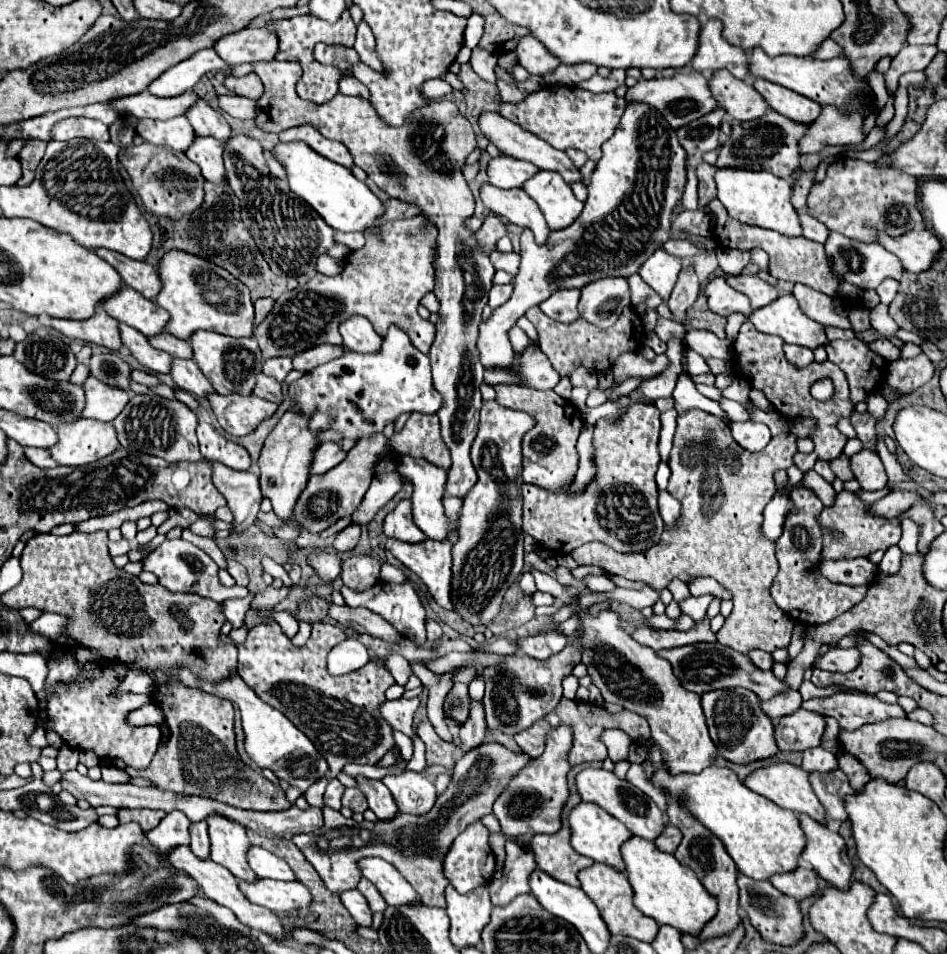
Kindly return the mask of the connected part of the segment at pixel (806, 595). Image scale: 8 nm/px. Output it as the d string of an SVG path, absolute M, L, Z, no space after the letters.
M804 484L792 490L792 502L796 504L796 510L786 520L784 532L776 542L776 558L778 558L780 570L776 574L770 592L774 602L782 606L784 612L794 616L798 622L804 622L808 626L818 626L818 624L830 622L832 618L840 616L842 612L862 602L866 596L868 584L846 586L846 584L830 582L822 574L816 574L820 566L820 554L822 554L822 528L818 524L818 516L824 506L818 500L818 496Z

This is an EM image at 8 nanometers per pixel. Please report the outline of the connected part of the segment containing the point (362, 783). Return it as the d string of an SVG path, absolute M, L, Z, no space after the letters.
M358 776L358 788L368 796L370 810L378 816L378 820L392 820L398 816L398 806L390 794L390 790L380 780L368 780Z

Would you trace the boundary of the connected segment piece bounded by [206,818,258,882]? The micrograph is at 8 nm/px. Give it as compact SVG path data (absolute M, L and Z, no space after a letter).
M208 818L206 822L212 840L210 858L228 868L238 880L256 882L258 876L252 872L246 858L252 848L246 830L242 830L242 826L234 826L234 822L226 822L226 818Z

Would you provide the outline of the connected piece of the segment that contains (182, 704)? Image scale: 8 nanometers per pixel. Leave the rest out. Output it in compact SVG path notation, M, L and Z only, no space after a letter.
M176 680L158 686L152 694L152 700L162 708L166 716L166 722L170 726L170 740L166 746L158 748L158 754L148 768L126 768L132 778L144 776L162 790L204 796L244 810L278 812L292 808L280 786L274 786L260 772L252 770L240 760L236 752L232 702L220 700L202 690L192 690Z

